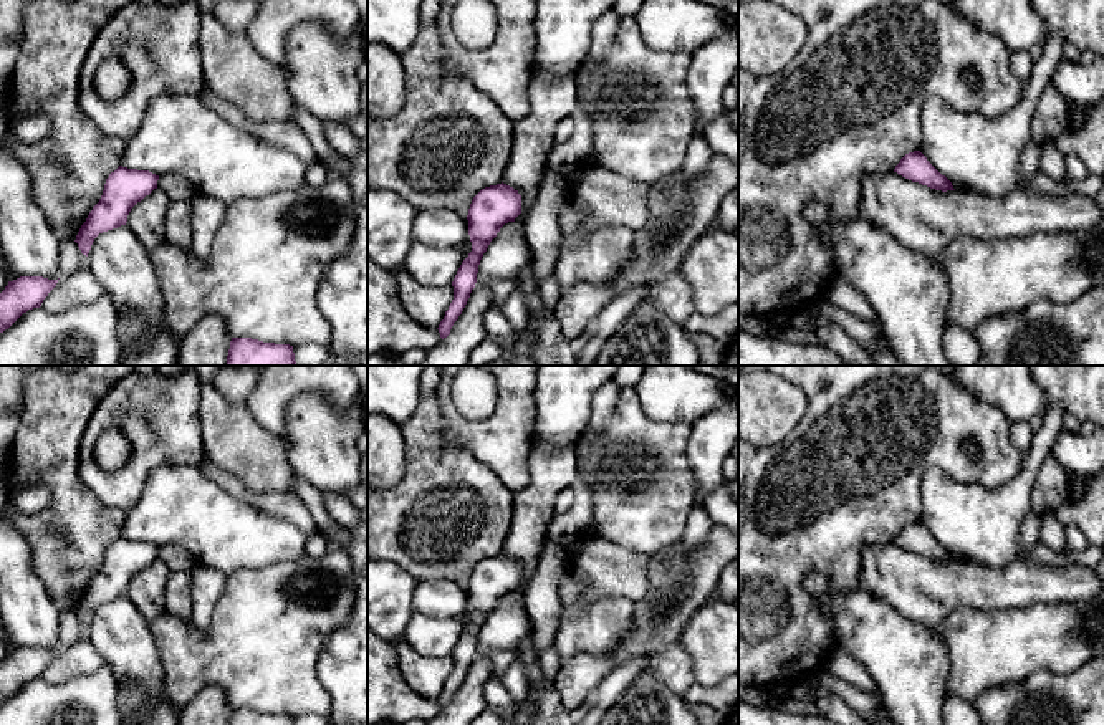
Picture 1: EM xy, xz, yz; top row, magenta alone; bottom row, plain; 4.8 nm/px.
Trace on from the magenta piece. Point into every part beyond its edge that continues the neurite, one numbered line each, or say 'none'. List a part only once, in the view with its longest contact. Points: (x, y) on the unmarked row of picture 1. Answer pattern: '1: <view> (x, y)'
none

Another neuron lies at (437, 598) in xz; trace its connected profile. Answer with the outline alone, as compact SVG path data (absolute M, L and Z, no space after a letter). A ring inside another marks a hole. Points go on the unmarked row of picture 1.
M452 579L420 581L414 609L430 617L460 619L468 607L468 591Z

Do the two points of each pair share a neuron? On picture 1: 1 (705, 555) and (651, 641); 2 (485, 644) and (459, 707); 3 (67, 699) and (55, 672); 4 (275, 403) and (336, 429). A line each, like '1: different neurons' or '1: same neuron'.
1: same neuron
2: same neuron
3: different neurons
4: different neurons

